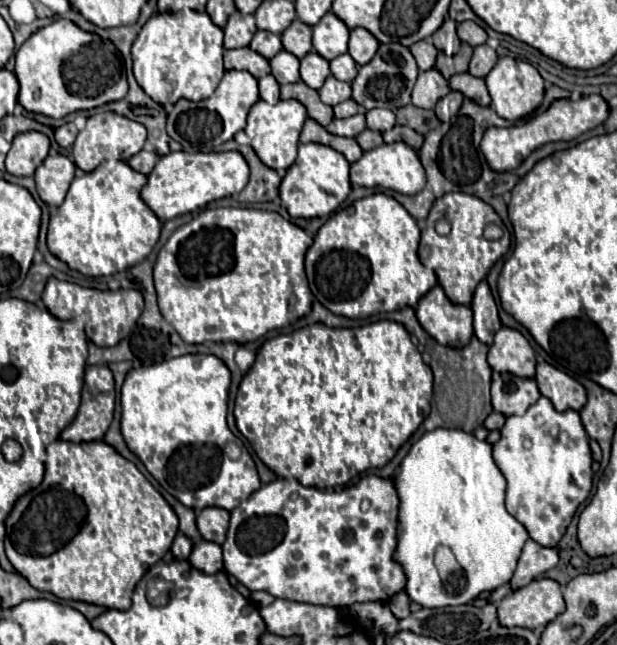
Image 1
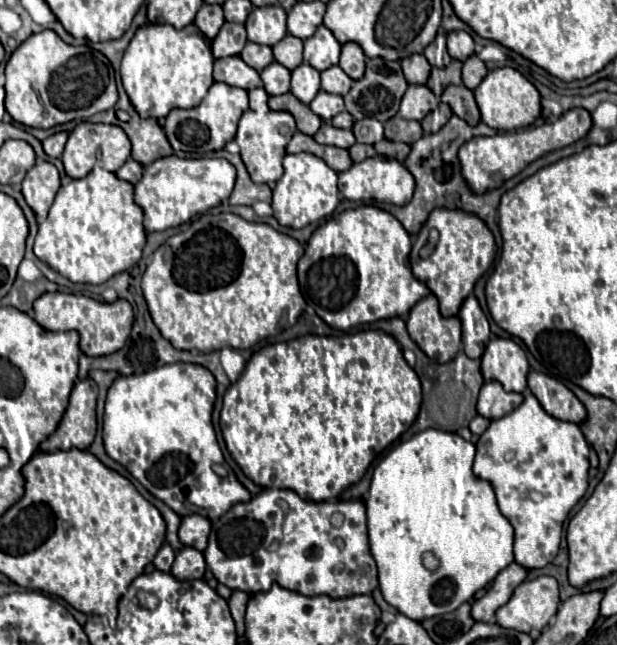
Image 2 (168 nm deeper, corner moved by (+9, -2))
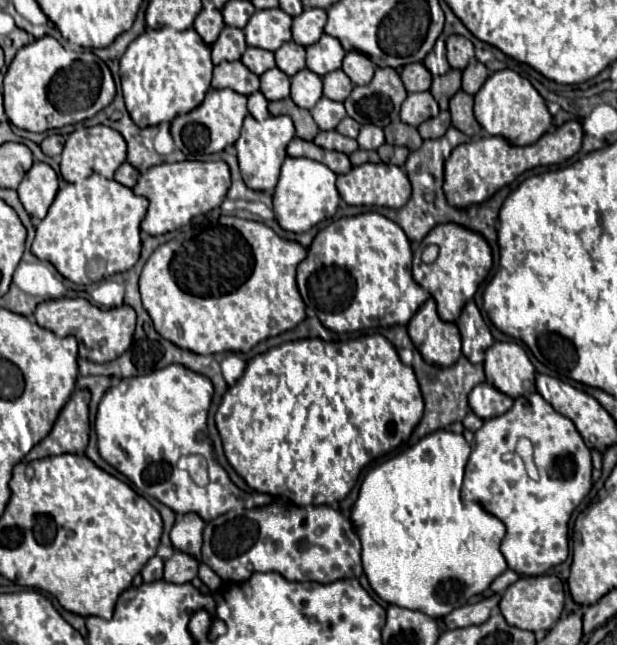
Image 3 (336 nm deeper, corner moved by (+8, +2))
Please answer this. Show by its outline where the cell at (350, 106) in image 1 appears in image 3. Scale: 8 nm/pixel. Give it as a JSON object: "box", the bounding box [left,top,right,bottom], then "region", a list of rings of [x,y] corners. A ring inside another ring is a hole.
{"box":[337,117,361,137],"region":[[[345,117],[345,119],[341,119],[341,123],[337,125],[337,131],[343,133],[343,135],[347,135],[347,137],[357,137],[359,127],[361,127],[361,125],[359,125],[355,119]]]}

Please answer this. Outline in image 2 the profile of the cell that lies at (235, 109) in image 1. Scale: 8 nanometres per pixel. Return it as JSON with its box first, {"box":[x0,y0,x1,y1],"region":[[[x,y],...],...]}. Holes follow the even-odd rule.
{"box":[164,83,248,155],"region":[[[214,83],[198,107],[192,109],[172,109],[164,123],[164,133],[174,147],[174,151],[184,151],[192,155],[204,155],[222,149],[236,135],[236,125],[242,113],[248,109],[248,93],[226,83]]]}

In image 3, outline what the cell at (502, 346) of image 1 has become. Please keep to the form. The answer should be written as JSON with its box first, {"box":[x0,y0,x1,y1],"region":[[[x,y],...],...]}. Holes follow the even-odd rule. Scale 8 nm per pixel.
{"box":[485,341,535,397],"region":[[[497,341],[485,353],[487,383],[509,397],[521,397],[535,391],[535,367],[525,349],[515,341]]]}

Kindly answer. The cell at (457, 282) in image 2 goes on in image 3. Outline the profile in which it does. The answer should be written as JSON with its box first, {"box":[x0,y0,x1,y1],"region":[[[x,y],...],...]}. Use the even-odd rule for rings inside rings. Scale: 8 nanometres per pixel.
{"box":[413,223,493,321],"region":[[[439,223],[435,225],[425,239],[423,245],[435,243],[439,247],[439,257],[433,263],[423,263],[419,257],[413,261],[413,277],[415,281],[431,293],[431,297],[437,301],[437,313],[443,321],[455,321],[463,309],[463,305],[475,295],[479,283],[487,277],[493,257],[491,247],[485,241],[485,237],[477,231],[471,231],[457,223]]]}

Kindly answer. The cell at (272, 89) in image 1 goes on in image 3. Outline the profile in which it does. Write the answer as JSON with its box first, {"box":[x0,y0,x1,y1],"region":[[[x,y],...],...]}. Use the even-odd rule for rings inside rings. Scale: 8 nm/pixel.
{"box":[249,91,269,121],"region":[[[255,91],[249,95],[249,113],[257,119],[257,121],[263,121],[269,117],[269,111],[267,111],[267,99],[261,91]]]}

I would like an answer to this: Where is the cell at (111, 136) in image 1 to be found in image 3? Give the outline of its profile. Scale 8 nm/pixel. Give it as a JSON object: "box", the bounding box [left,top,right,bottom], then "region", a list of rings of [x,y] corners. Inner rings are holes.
{"box":[61,125,127,183],"region":[[[95,125],[95,127],[81,127],[75,129],[63,147],[61,153],[61,175],[65,181],[75,183],[81,177],[87,177],[87,171],[97,171],[103,173],[105,177],[113,177],[113,173],[117,171],[117,167],[125,161],[127,157],[127,143],[123,139],[123,135],[107,125]]]}

